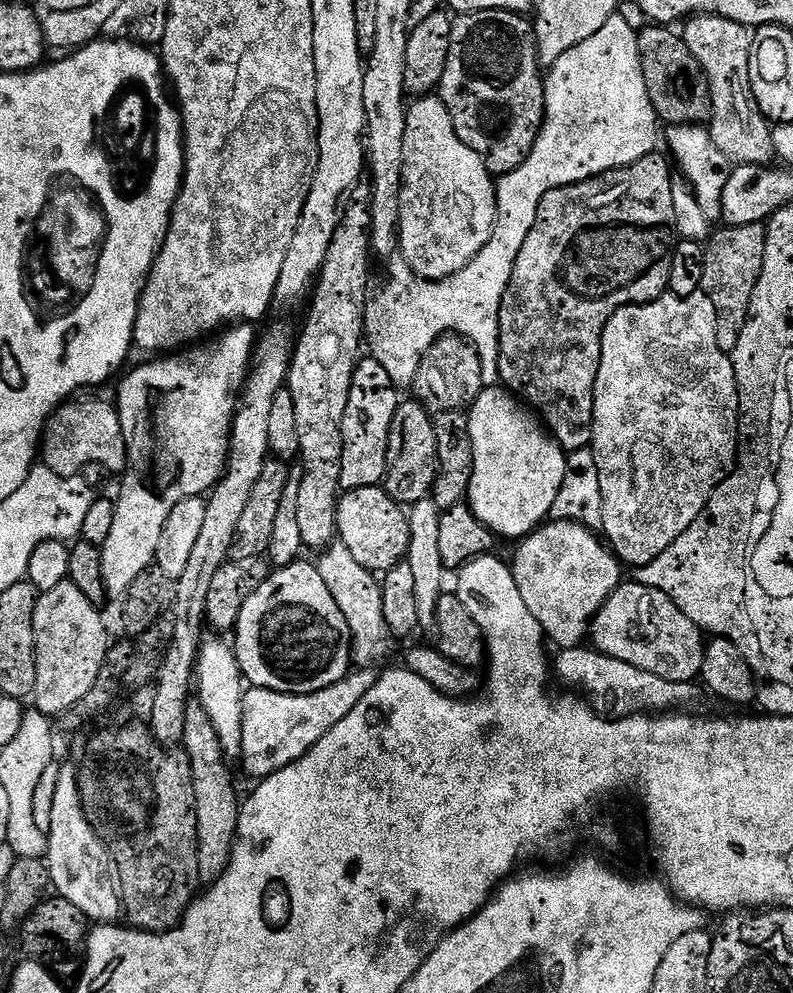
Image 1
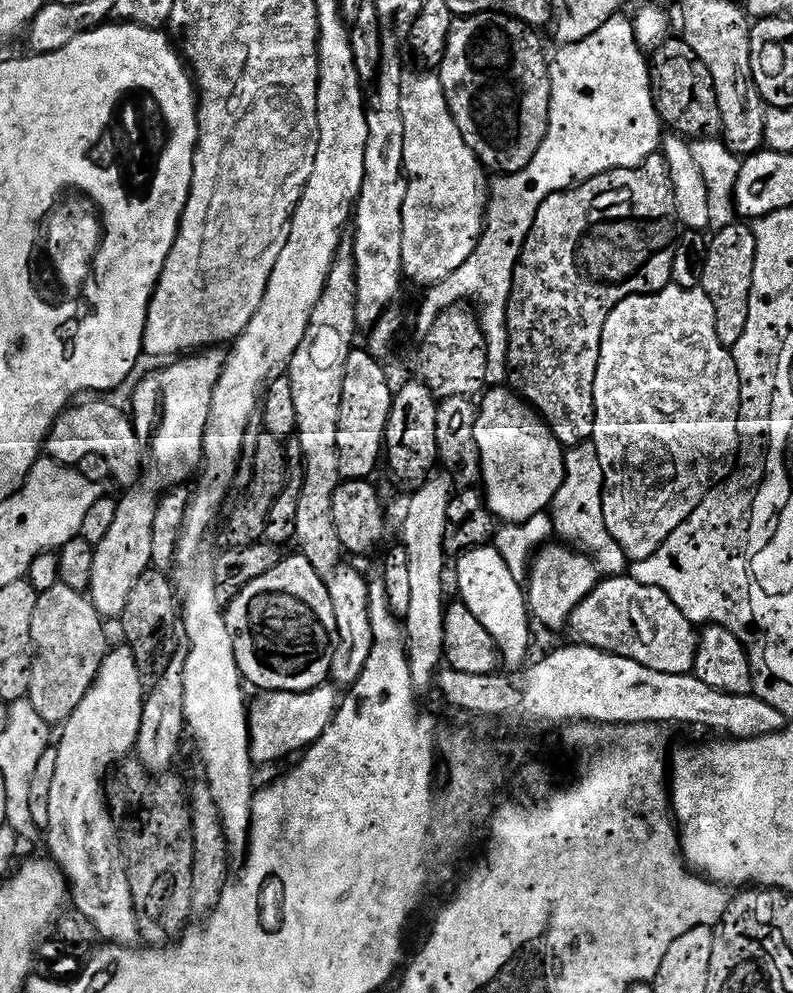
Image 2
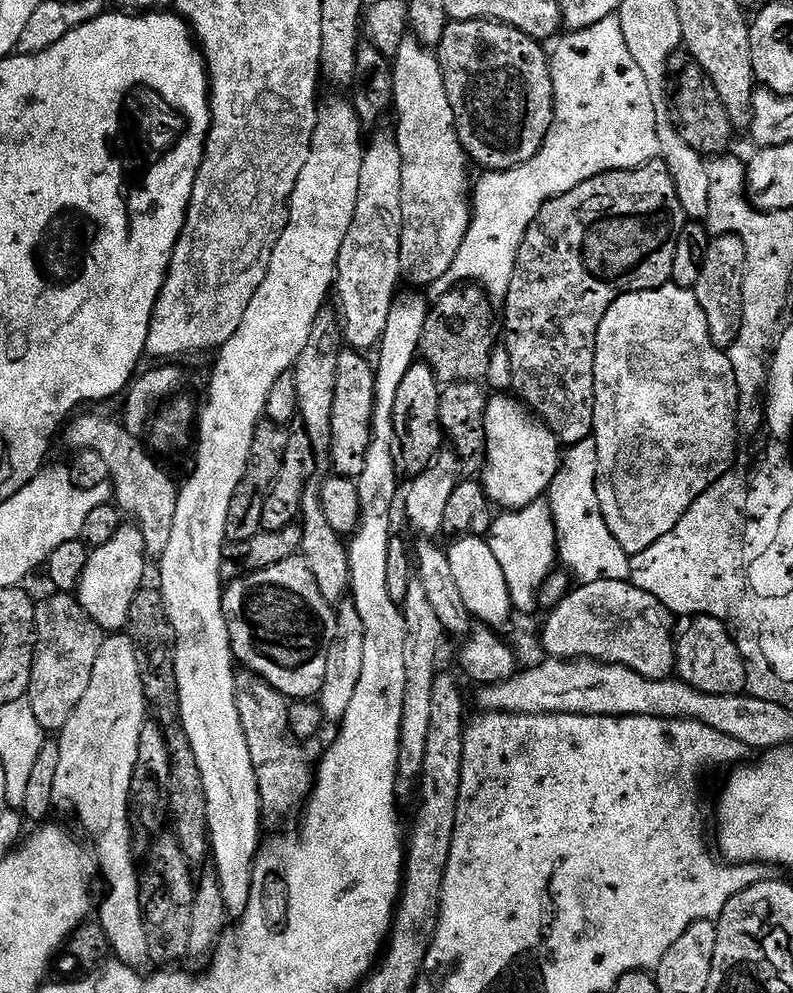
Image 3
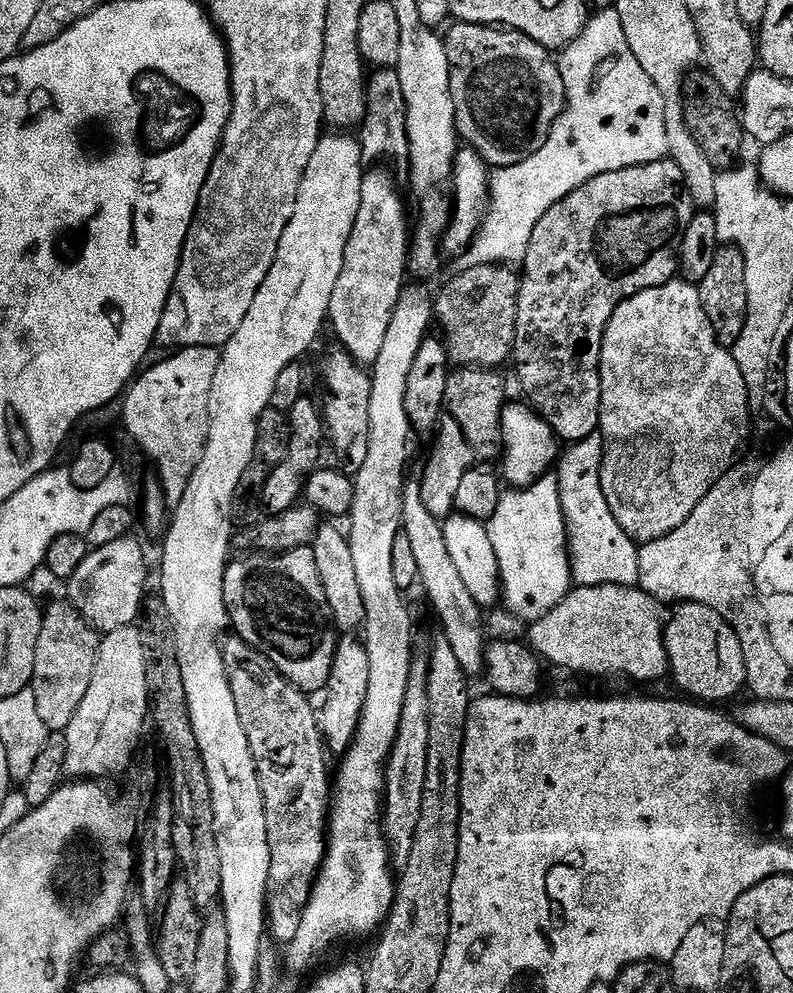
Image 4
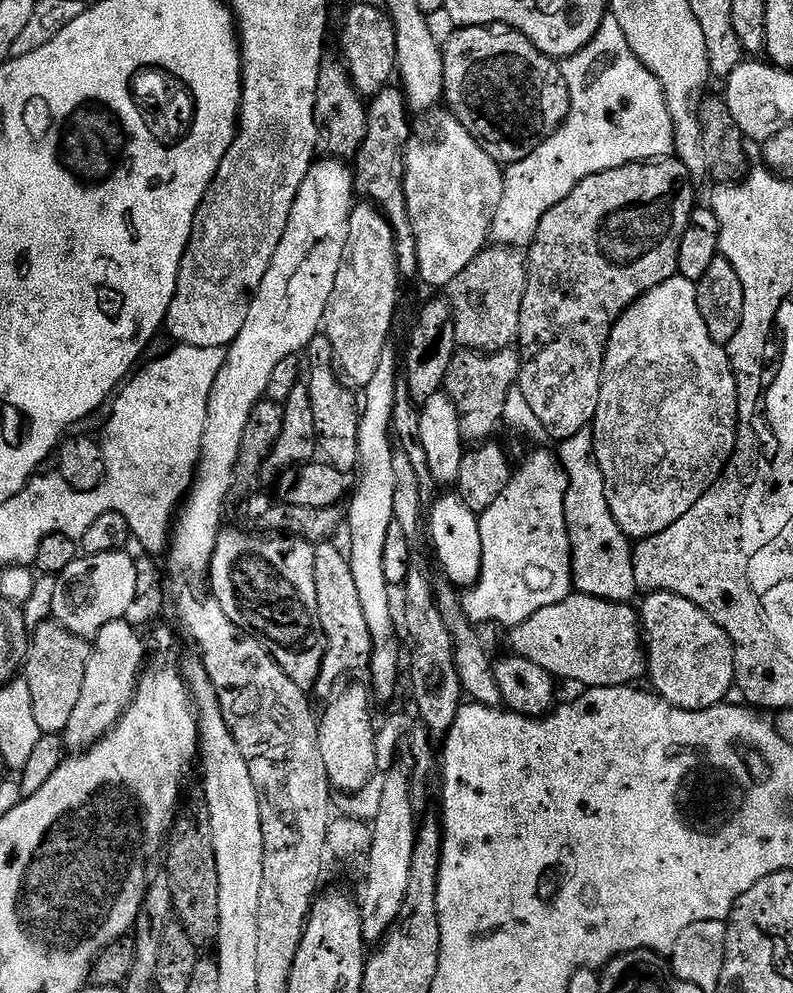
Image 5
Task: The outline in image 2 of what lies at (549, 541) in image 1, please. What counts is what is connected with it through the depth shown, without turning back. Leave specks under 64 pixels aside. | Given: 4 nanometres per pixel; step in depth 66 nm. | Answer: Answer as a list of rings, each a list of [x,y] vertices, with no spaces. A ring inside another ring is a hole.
[[[560,542],[549,543],[533,556],[526,577],[526,599],[531,619],[548,628],[563,629],[576,607],[593,592],[601,579],[600,566],[590,555]]]

